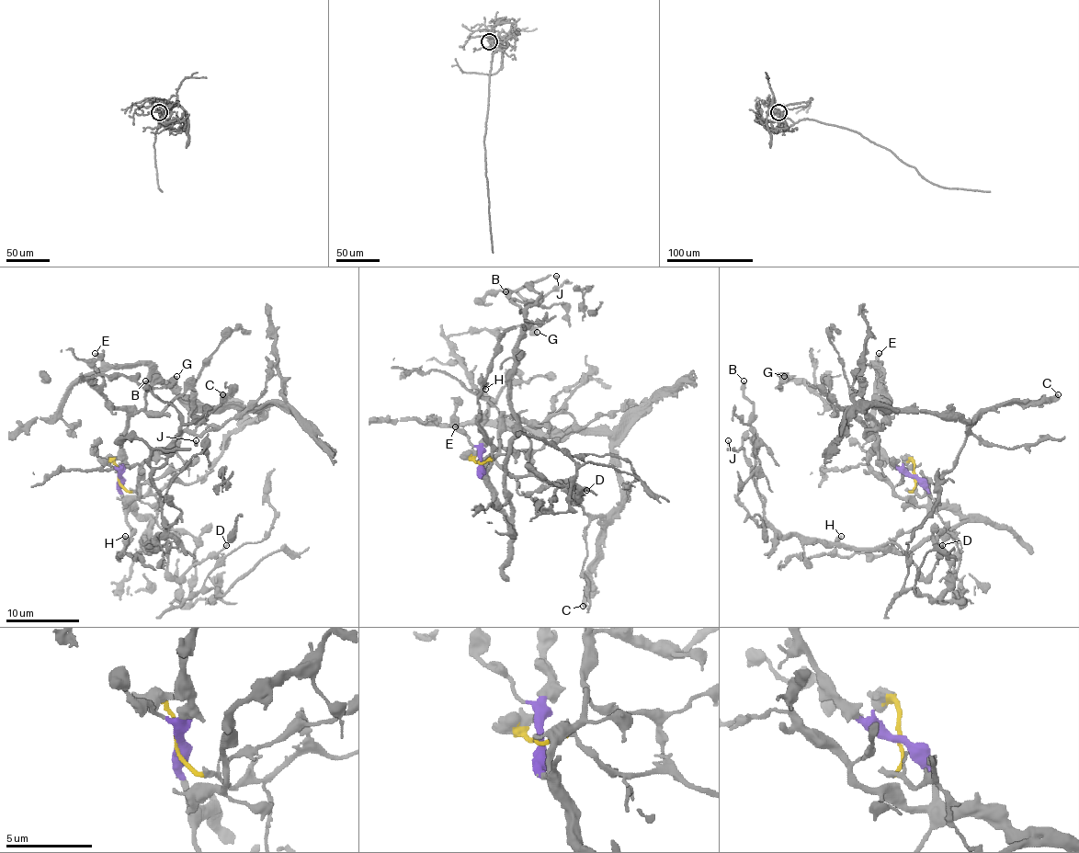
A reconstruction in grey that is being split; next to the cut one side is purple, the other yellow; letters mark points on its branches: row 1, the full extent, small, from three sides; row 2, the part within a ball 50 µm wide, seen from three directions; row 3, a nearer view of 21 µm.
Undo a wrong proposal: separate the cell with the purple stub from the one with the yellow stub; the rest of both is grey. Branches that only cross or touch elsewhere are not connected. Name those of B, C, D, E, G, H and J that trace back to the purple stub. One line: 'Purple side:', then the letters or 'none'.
Purple side: B, D, G, H, J

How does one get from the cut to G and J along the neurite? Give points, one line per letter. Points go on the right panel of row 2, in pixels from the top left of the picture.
G: (914, 476), (894, 463), (852, 414), (828, 406), (786, 375), (782, 375), (782, 388), (778, 388), (784, 377)
J: (914, 476), (937, 506), (968, 520), (909, 551), (824, 546), (767, 520), (751, 461), (728, 441)

